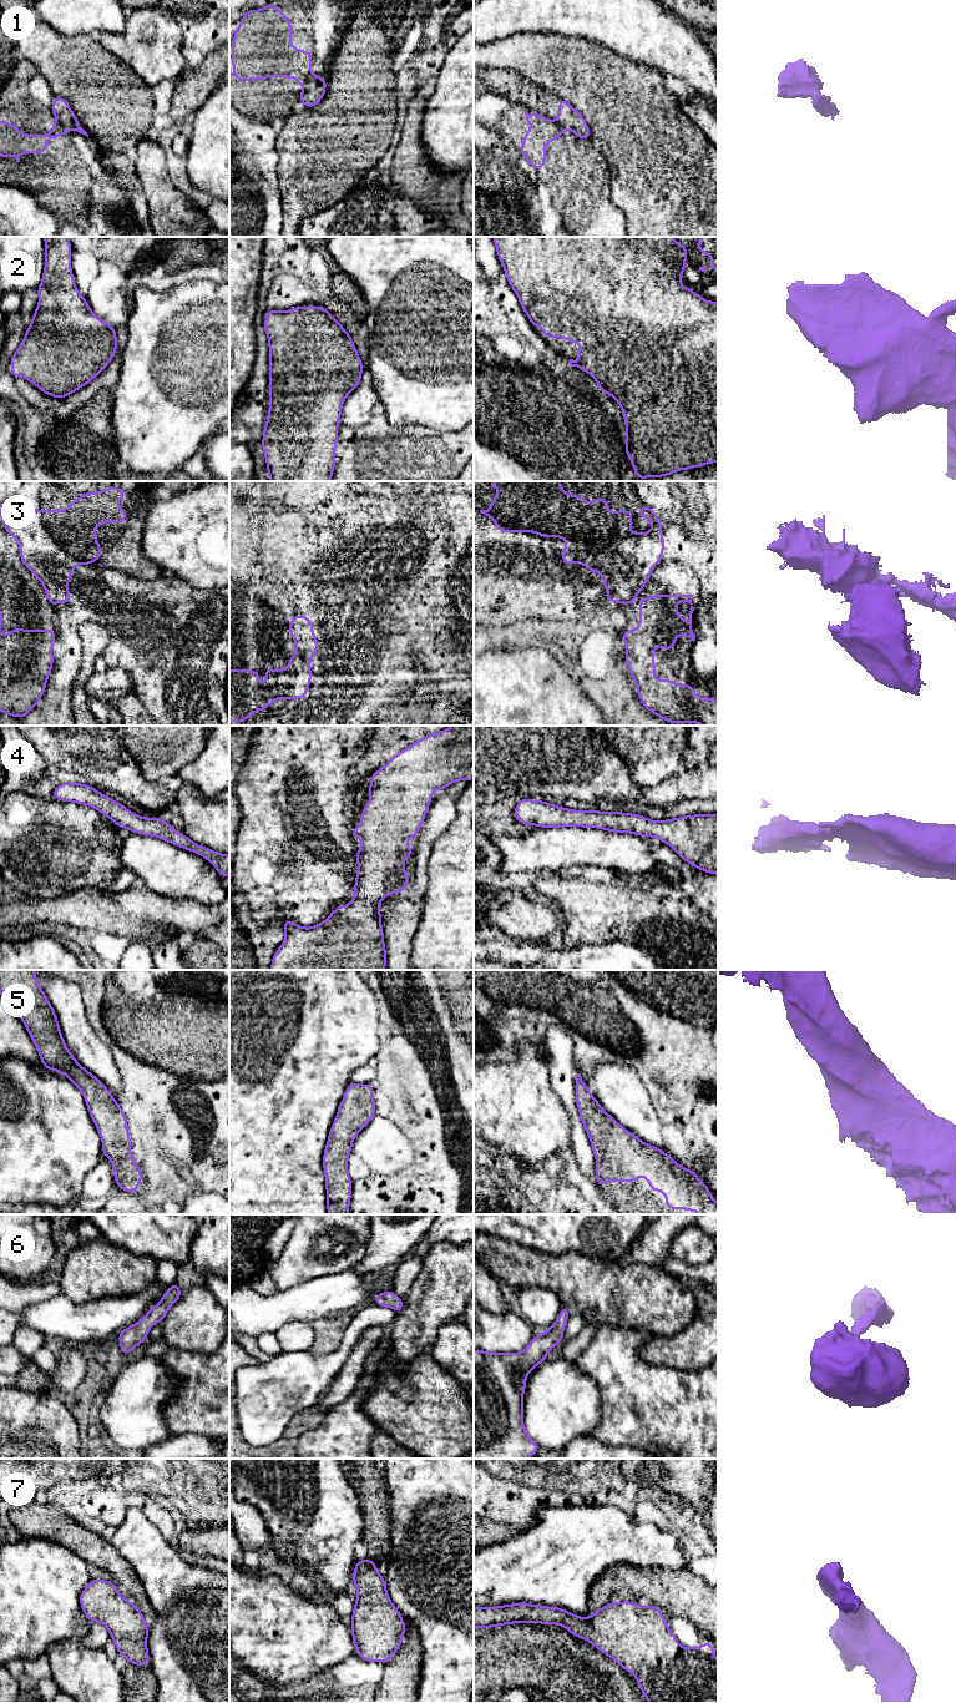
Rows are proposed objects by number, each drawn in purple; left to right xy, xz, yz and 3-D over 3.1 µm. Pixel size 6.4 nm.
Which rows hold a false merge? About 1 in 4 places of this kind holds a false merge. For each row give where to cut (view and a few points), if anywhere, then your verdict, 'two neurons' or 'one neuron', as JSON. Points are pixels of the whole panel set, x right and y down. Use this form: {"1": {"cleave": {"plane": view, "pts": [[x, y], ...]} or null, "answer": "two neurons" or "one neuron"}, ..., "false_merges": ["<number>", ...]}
{"1": {"cleave": {"plane": "xy", "pts": [[57, 122], [66, 130]]}, "answer": "two neurons"}, "2": {"cleave": null, "answer": "one neuron"}, "3": {"cleave": {"plane": "yz", "pts": [[651, 574], [645, 580], [633, 585], [633, 594]]}, "answer": "two neurons"}, "4": {"cleave": null, "answer": "one neuron"}, "5": {"cleave": null, "answer": "one neuron"}, "6": {"cleave": null, "answer": "one neuron"}, "7": {"cleave": null, "answer": "one neuron"}, "false_merges": ["1", "3"]}

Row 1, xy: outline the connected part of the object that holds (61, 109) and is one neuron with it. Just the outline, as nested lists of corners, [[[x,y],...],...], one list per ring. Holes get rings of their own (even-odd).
[[[55,96],[52,100],[52,113],[66,131],[74,130],[88,137],[87,132],[80,126],[76,115],[71,110],[67,100],[64,97]]]

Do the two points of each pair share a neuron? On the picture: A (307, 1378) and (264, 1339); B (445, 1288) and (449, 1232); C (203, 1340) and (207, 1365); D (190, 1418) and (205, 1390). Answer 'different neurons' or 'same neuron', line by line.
A: different neurons
B: different neurons
C: different neurons
D: same neuron

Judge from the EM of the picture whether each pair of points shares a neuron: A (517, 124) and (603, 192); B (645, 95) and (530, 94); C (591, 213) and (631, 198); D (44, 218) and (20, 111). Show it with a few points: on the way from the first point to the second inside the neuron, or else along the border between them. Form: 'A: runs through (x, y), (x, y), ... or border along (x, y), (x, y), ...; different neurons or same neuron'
A: runs through (540, 129), (560, 145), (581, 170); same neuron
B: border along (525, 80), (532, 81), (557, 97); different neurons
C: border along (610, 175), (610, 198), (622, 212), (626, 223); different neurons
D: border along (15, 186), (30, 192), (52, 212); different neurons

